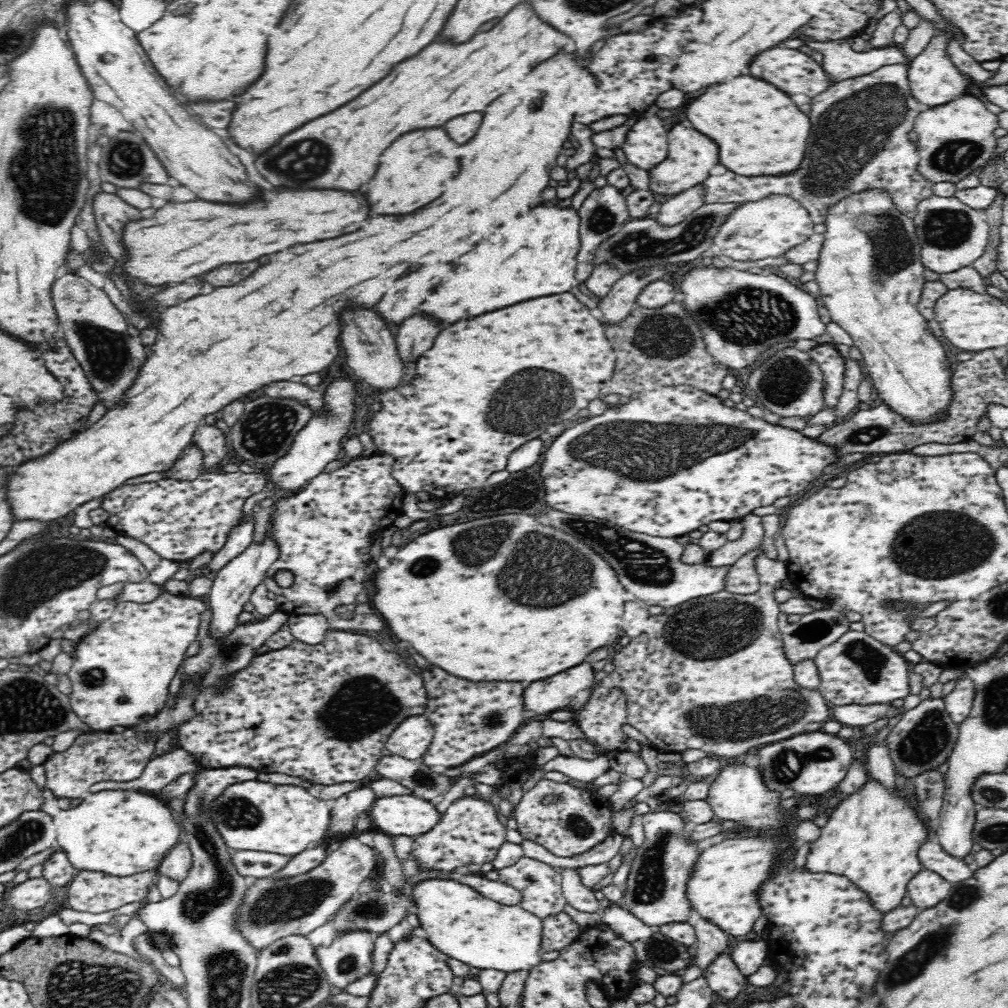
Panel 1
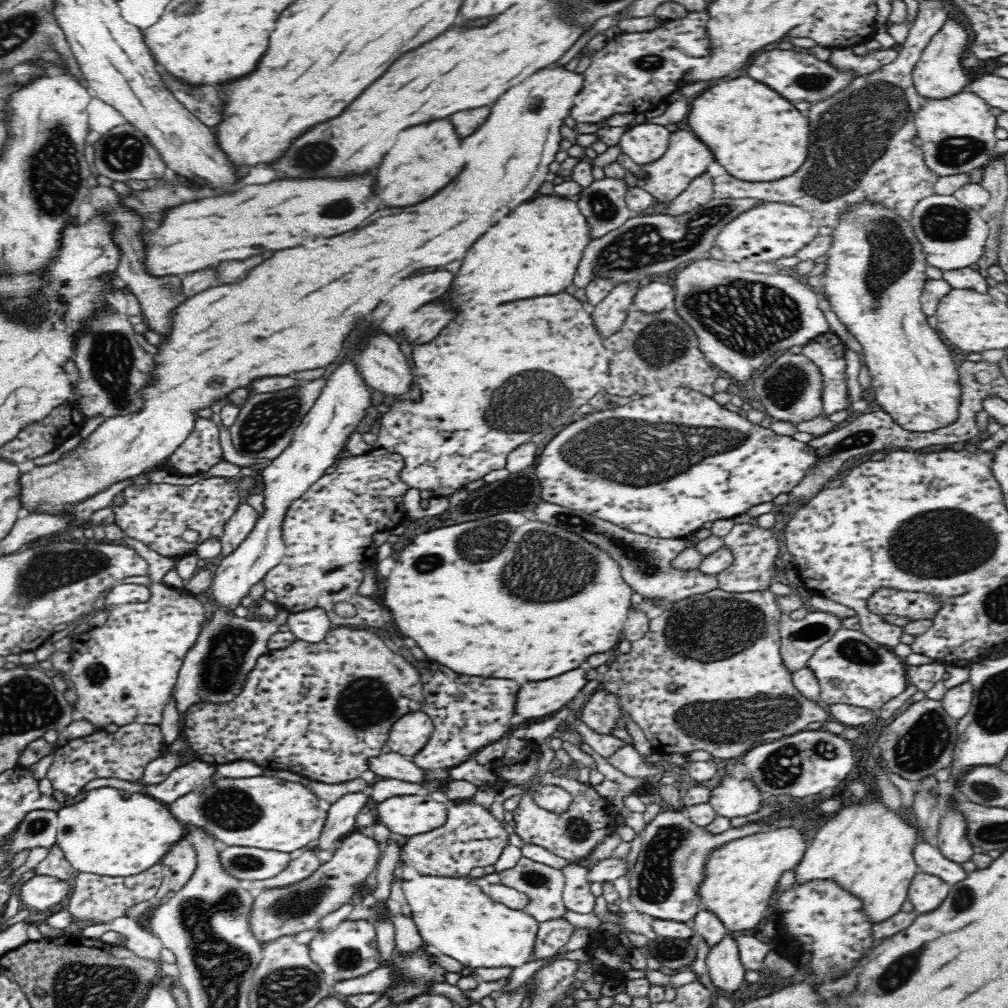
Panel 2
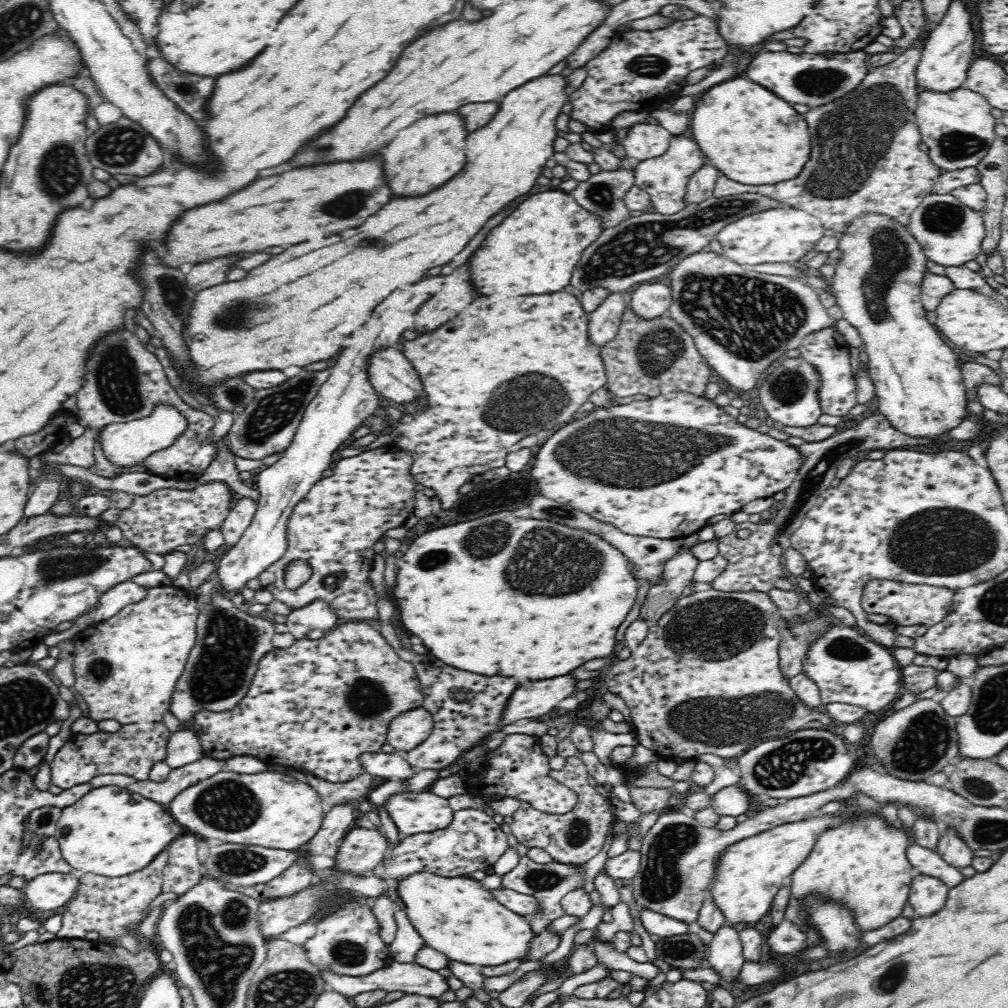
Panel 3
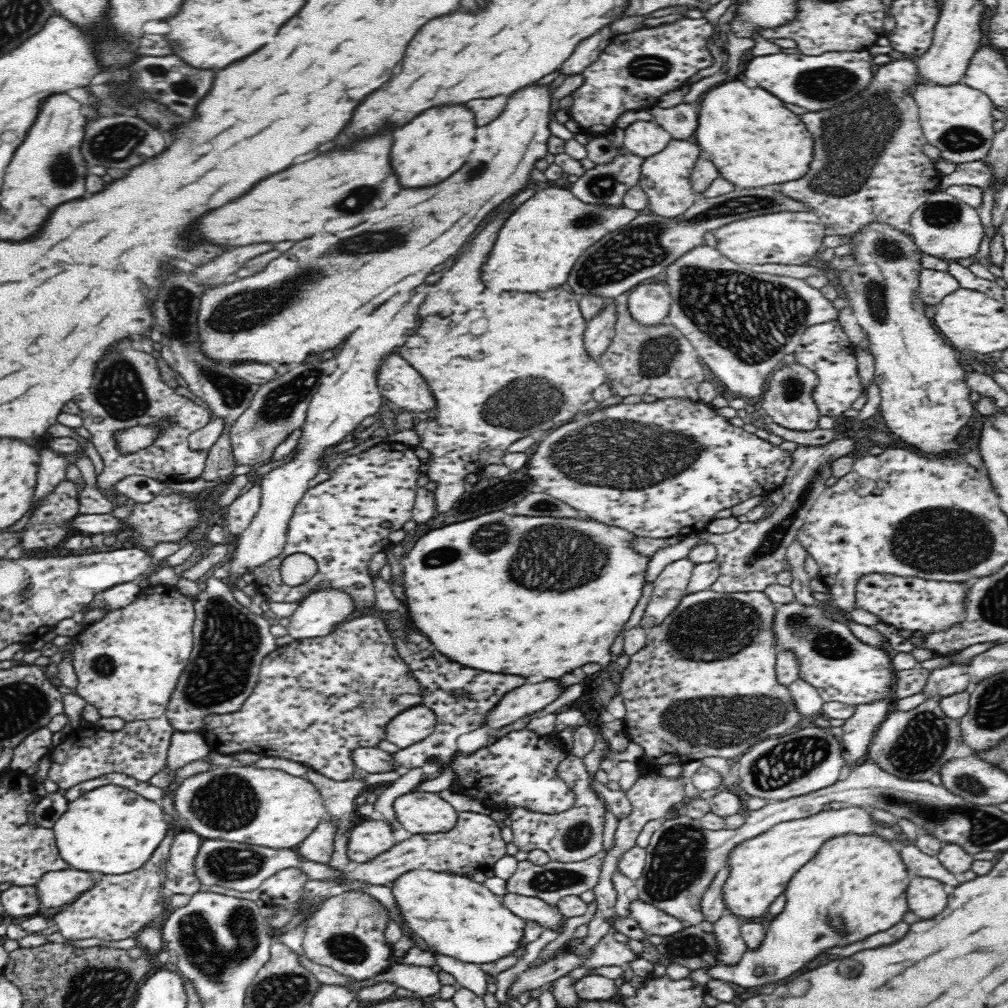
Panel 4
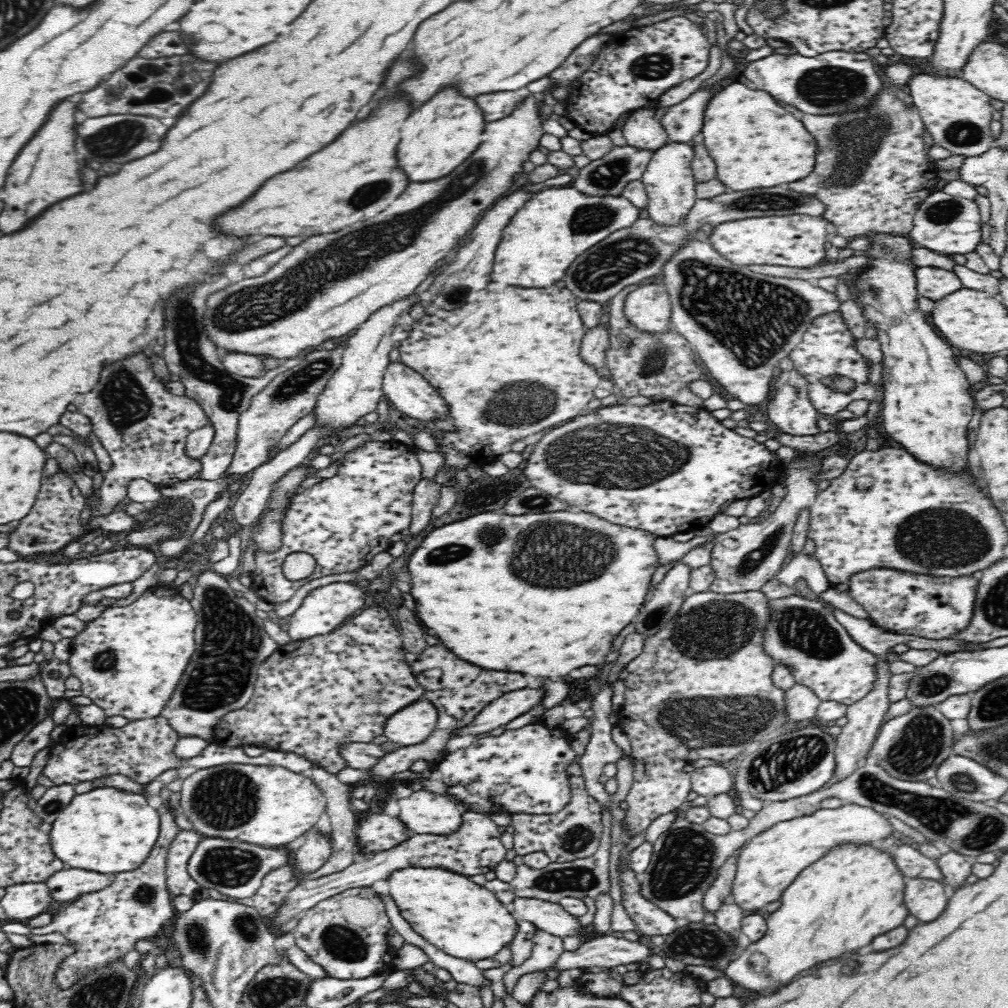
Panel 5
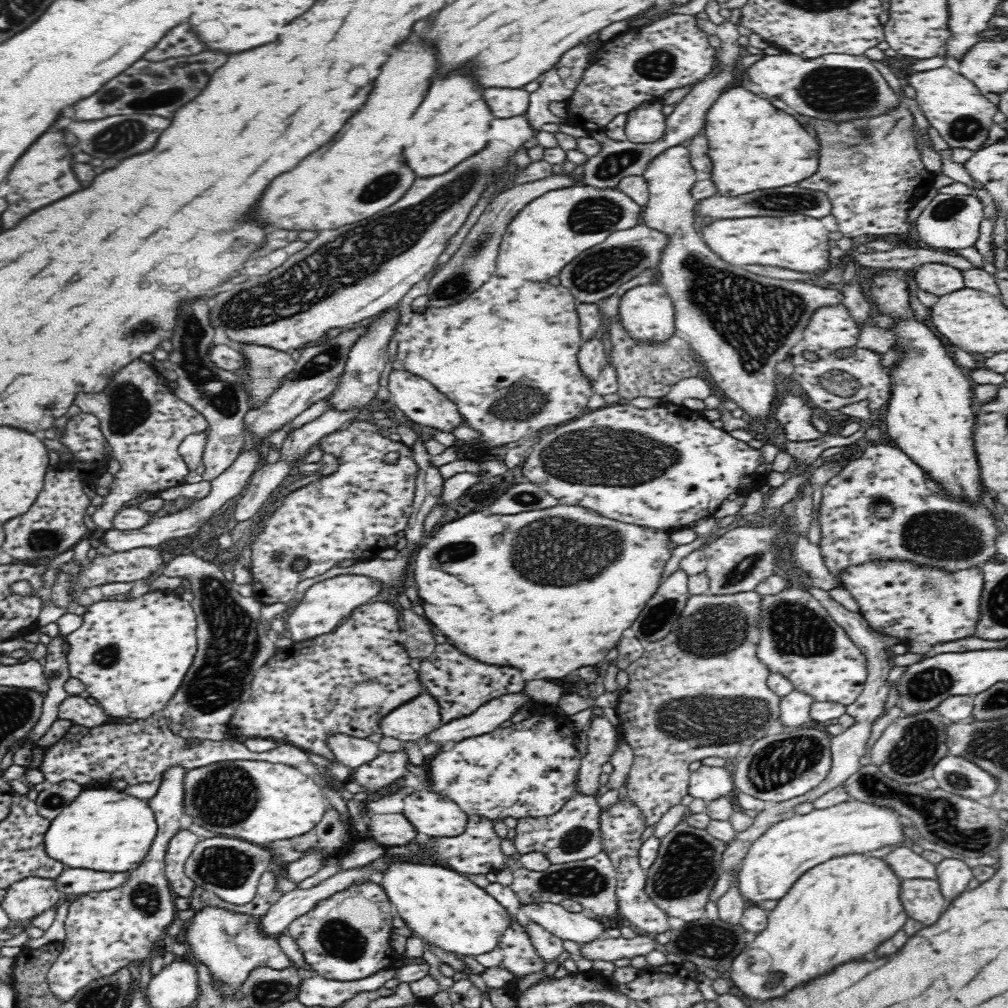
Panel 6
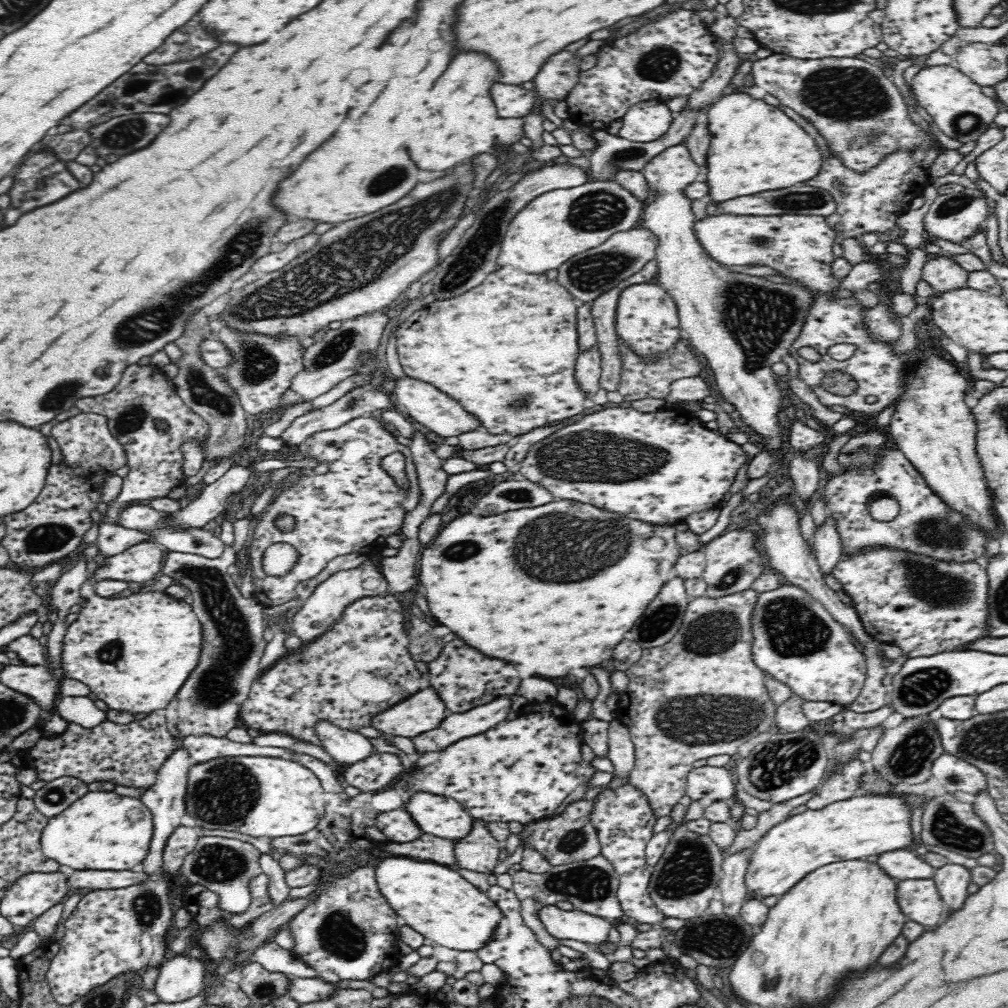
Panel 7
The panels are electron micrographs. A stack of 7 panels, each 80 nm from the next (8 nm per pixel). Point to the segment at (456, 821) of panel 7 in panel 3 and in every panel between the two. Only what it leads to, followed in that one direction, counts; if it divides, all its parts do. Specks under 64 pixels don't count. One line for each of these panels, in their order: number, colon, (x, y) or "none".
3: (413, 813)
4: (419, 812)
5: (426, 812)
6: (434, 815)

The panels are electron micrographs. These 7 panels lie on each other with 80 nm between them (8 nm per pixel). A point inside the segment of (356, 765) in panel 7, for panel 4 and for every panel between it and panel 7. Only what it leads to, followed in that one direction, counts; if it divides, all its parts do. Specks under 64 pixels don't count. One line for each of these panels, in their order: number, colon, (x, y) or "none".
4: (460, 697)
5: (459, 690)
6: (378, 772)

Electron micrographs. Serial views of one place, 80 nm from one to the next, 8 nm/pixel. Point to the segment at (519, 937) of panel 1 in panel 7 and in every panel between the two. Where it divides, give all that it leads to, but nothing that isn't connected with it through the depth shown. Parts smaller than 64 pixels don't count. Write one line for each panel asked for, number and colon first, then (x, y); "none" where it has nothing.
2: (454, 916)
3: (456, 916)
4: (457, 917)
5: (467, 921)
6: (443, 907)
7: (431, 898)

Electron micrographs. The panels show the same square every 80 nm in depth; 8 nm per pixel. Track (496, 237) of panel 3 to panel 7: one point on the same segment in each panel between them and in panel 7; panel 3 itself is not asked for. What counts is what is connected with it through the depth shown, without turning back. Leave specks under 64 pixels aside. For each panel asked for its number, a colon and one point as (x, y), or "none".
4: (538, 245)
5: (548, 232)
6: (551, 230)
7: (554, 226)

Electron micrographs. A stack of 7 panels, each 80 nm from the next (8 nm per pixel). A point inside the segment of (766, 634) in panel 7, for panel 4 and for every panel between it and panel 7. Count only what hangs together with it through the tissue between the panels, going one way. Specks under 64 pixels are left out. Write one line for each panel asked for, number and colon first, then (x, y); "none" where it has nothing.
4: (843, 669)
5: (801, 633)
6: (799, 639)

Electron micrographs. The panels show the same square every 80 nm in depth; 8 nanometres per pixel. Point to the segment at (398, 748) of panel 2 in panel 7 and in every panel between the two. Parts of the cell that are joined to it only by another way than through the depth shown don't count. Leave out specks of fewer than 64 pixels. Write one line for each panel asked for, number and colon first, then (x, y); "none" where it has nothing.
3: (407, 730)
4: (413, 725)
5: (416, 722)
6: (413, 720)
7: (424, 710)

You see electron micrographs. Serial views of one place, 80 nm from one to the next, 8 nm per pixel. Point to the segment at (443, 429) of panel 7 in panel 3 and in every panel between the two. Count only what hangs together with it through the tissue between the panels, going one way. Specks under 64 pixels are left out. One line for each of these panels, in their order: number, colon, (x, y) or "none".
3: (391, 374)
4: (399, 382)
5: (408, 390)
6: (419, 400)

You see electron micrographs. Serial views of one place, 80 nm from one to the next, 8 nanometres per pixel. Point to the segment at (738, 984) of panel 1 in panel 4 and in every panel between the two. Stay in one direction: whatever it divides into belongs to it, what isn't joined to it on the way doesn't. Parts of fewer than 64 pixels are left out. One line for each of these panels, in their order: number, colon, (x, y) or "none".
2: (724, 966)
3: (726, 955)
4: (727, 928)

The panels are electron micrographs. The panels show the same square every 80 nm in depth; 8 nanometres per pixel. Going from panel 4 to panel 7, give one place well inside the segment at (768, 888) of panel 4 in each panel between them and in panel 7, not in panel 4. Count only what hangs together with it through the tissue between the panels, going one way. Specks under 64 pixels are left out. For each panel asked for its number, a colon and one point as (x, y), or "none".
5: (770, 862)
6: (776, 861)
7: (866, 825)

